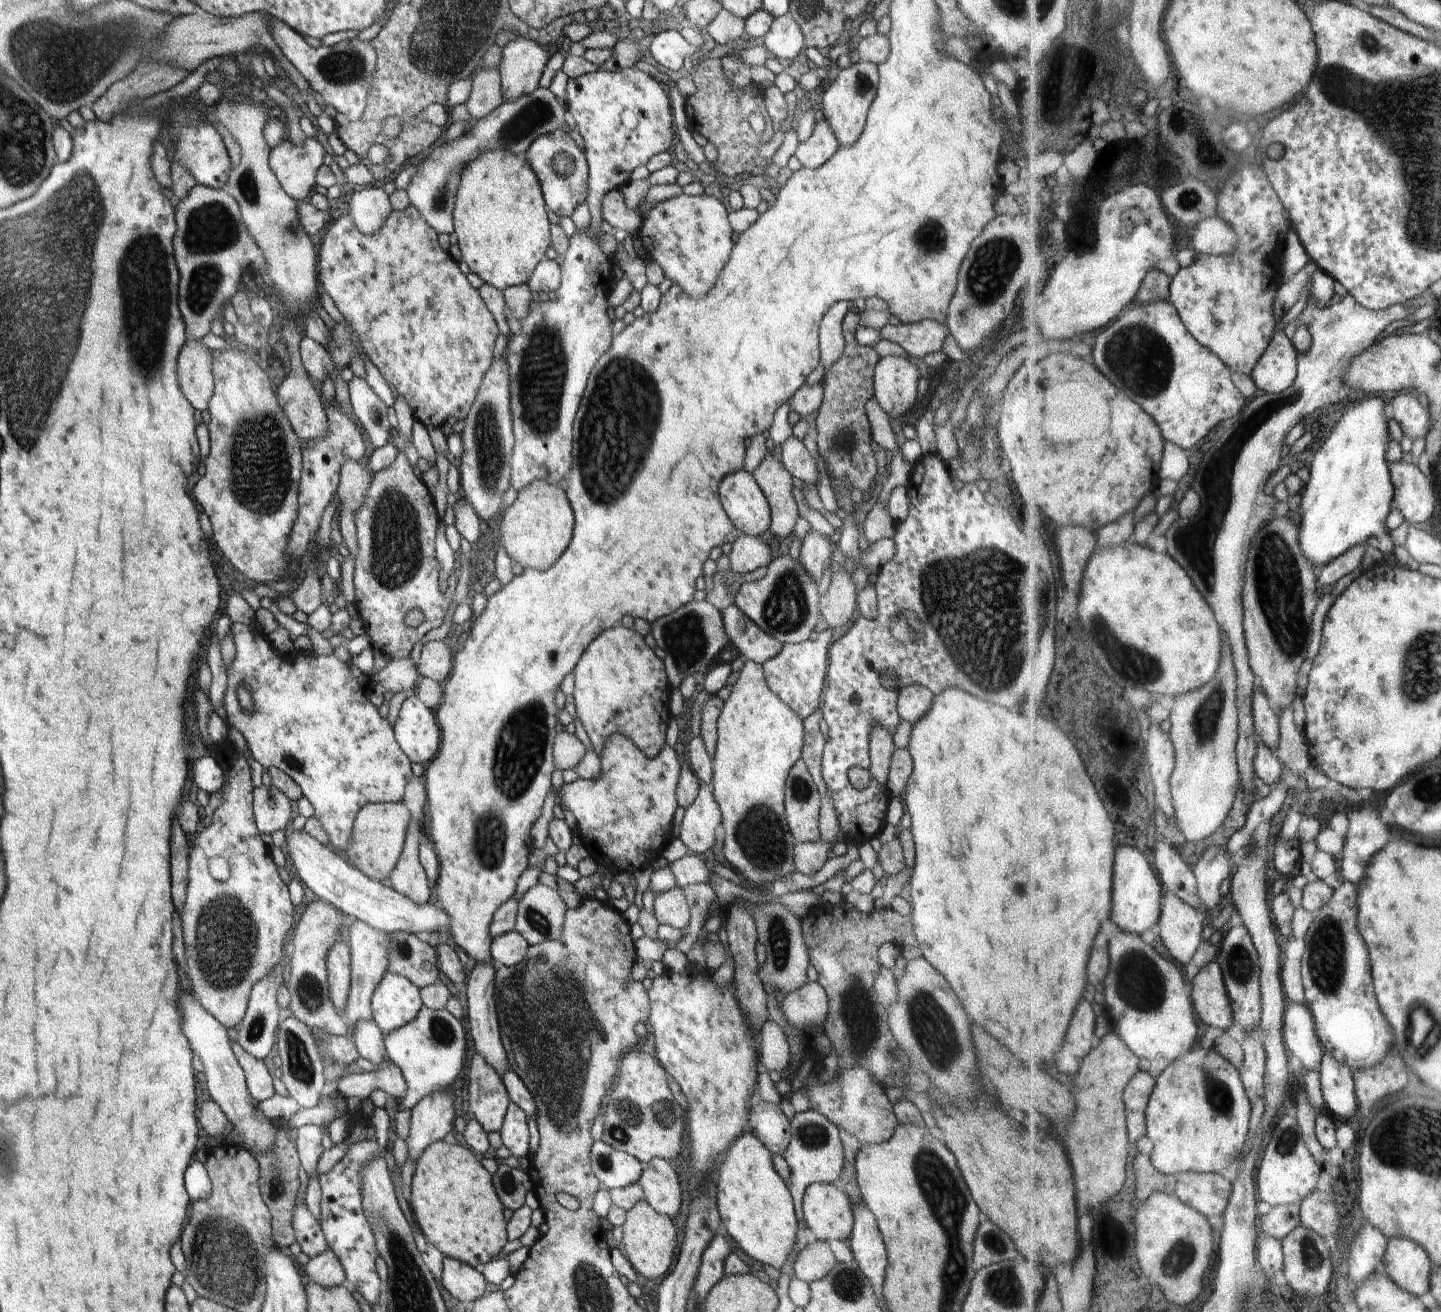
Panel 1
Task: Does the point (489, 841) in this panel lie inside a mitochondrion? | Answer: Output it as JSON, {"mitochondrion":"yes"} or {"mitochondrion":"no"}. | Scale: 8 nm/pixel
{"mitochondrion":"yes"}

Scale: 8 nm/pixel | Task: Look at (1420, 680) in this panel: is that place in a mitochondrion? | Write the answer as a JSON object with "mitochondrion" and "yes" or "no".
{"mitochondrion":"yes"}

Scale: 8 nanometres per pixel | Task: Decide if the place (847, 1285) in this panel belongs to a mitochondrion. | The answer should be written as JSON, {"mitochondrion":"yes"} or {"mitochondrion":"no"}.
{"mitochondrion":"yes"}

